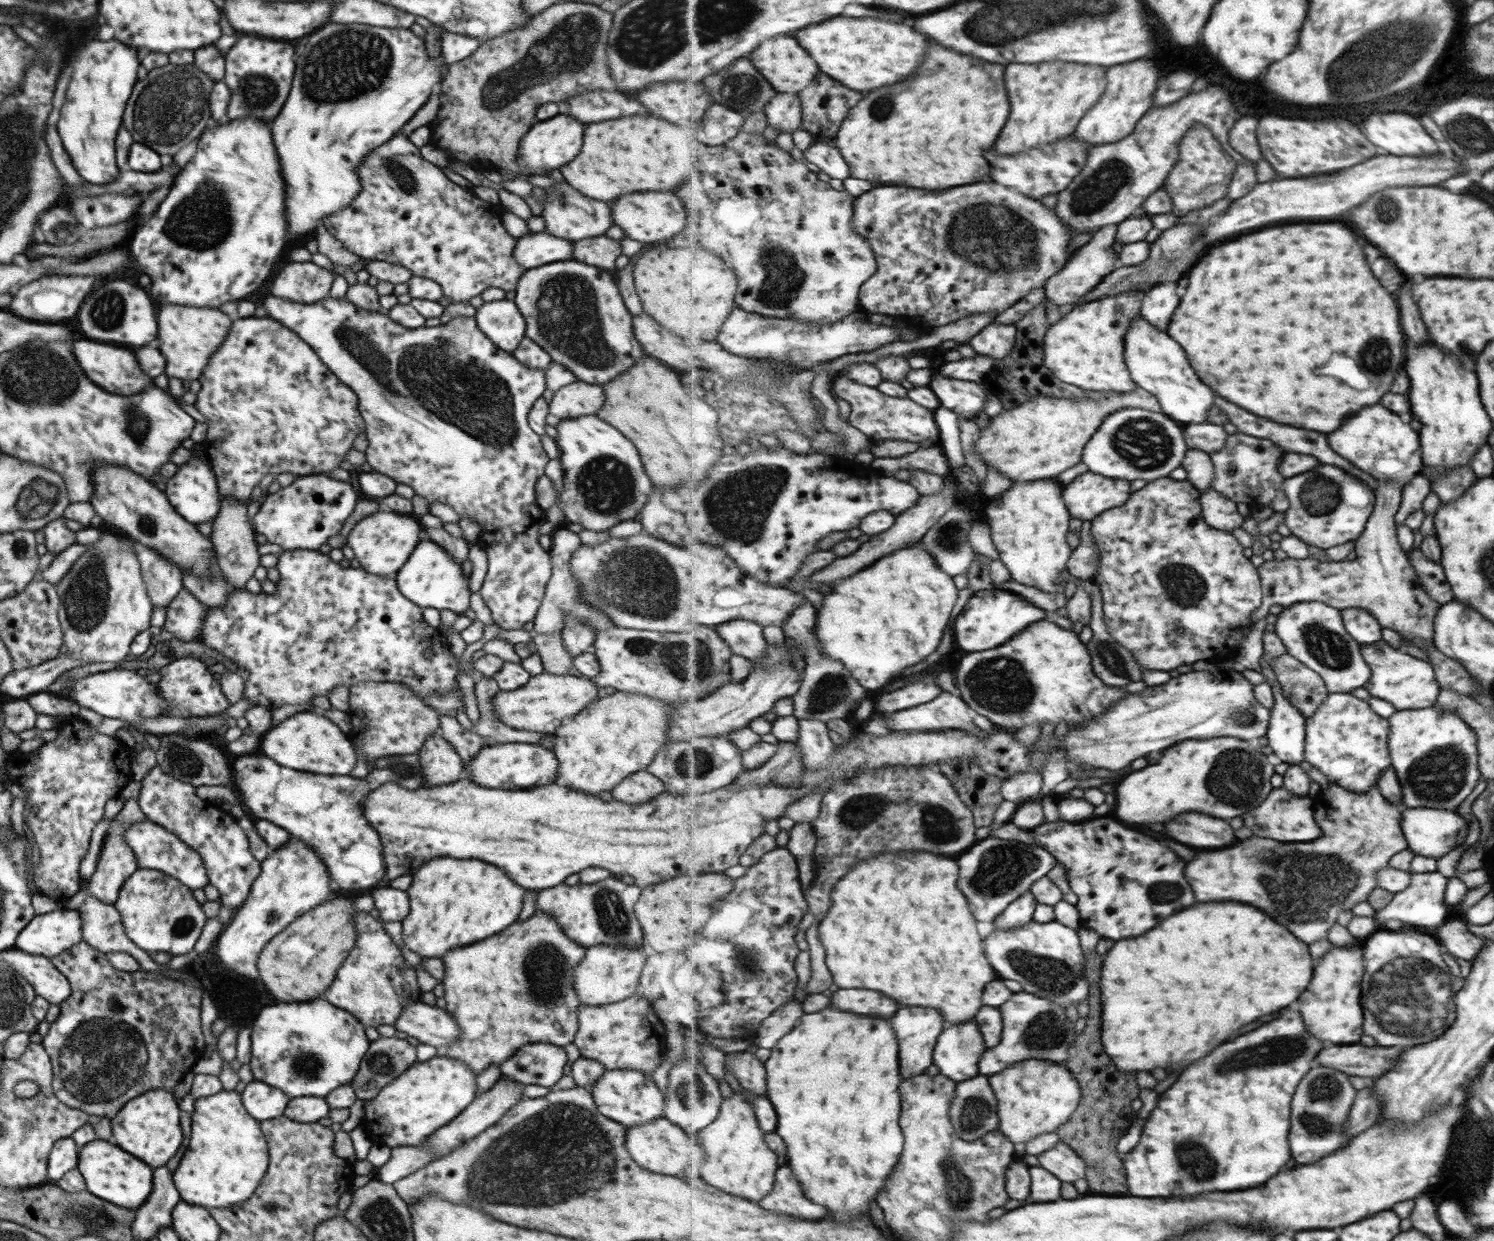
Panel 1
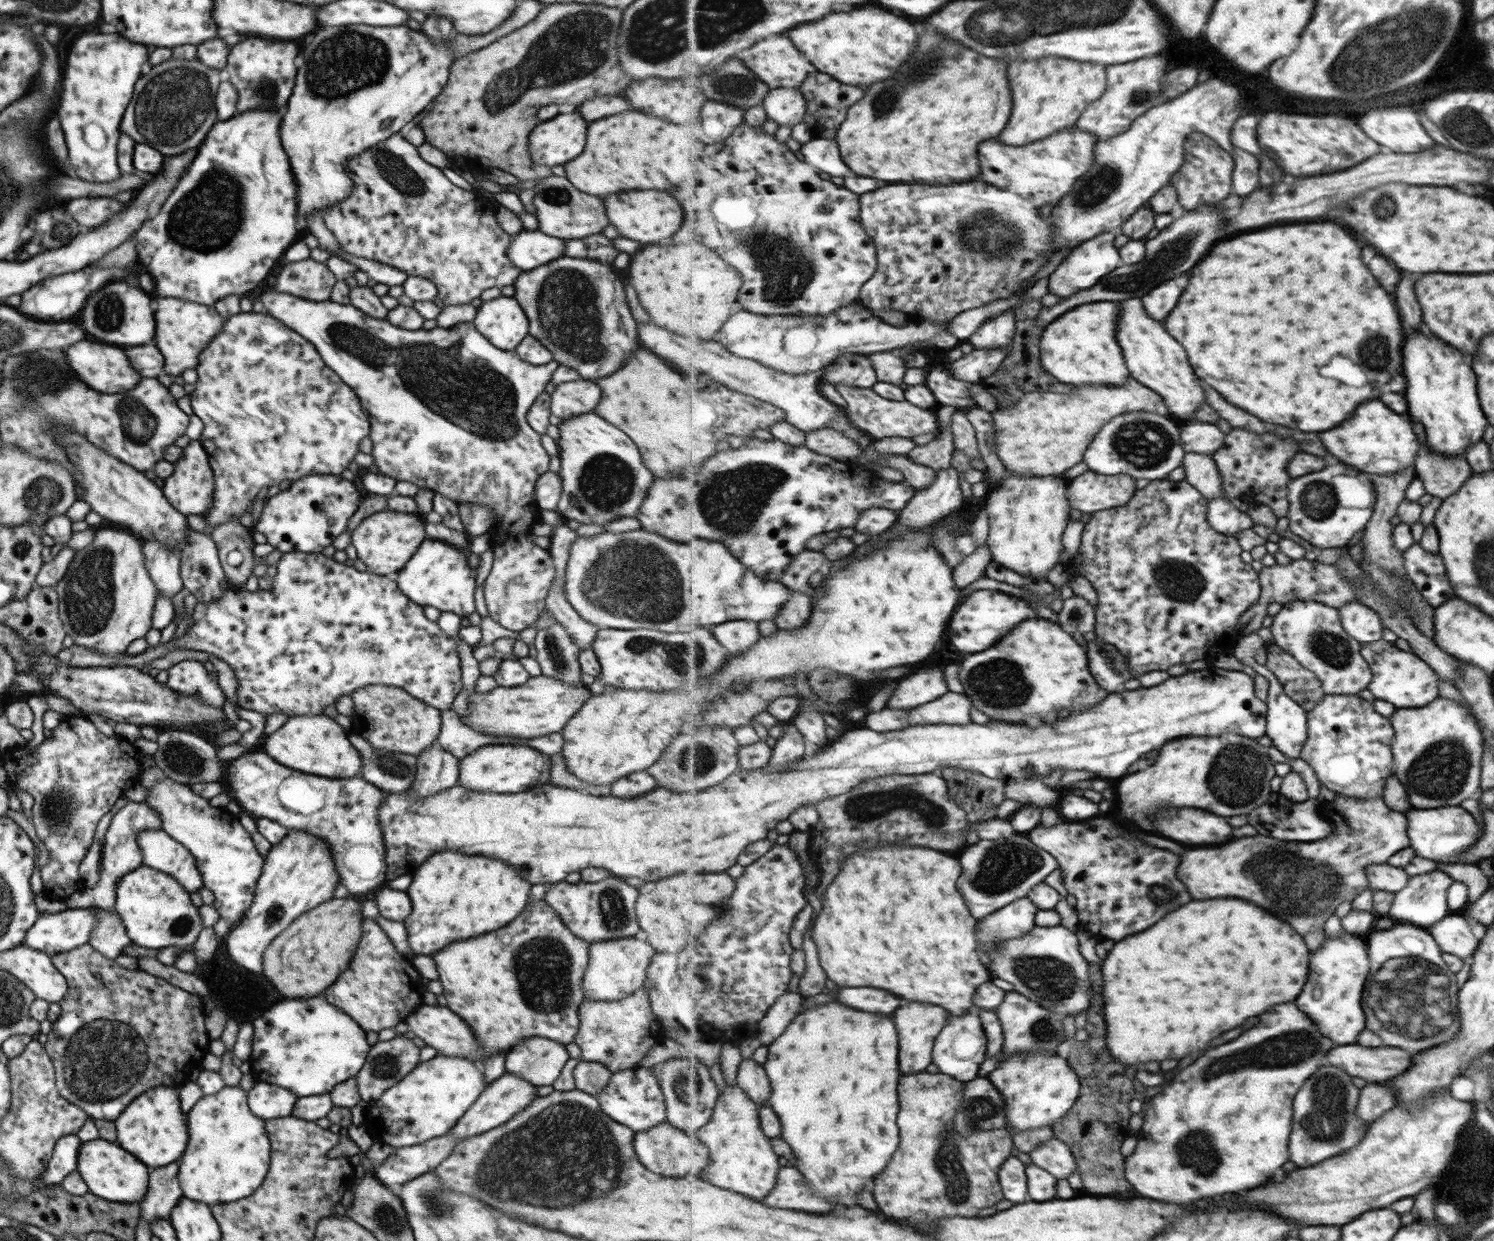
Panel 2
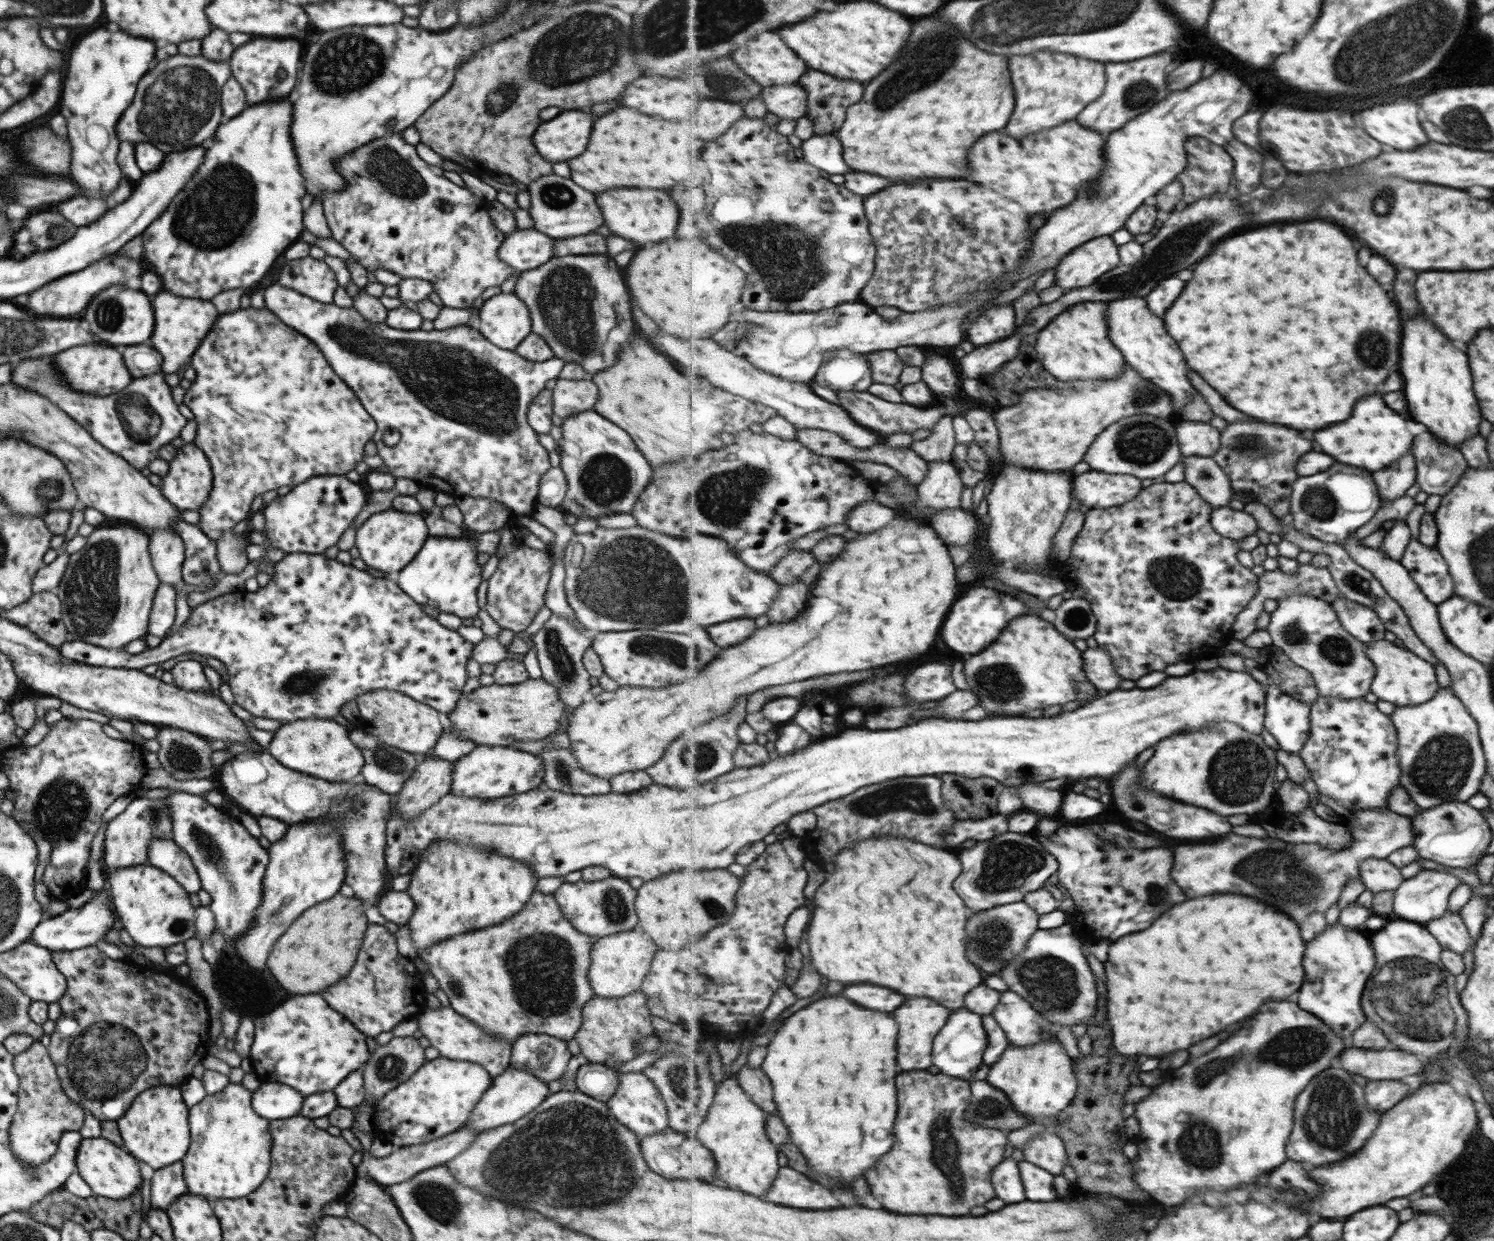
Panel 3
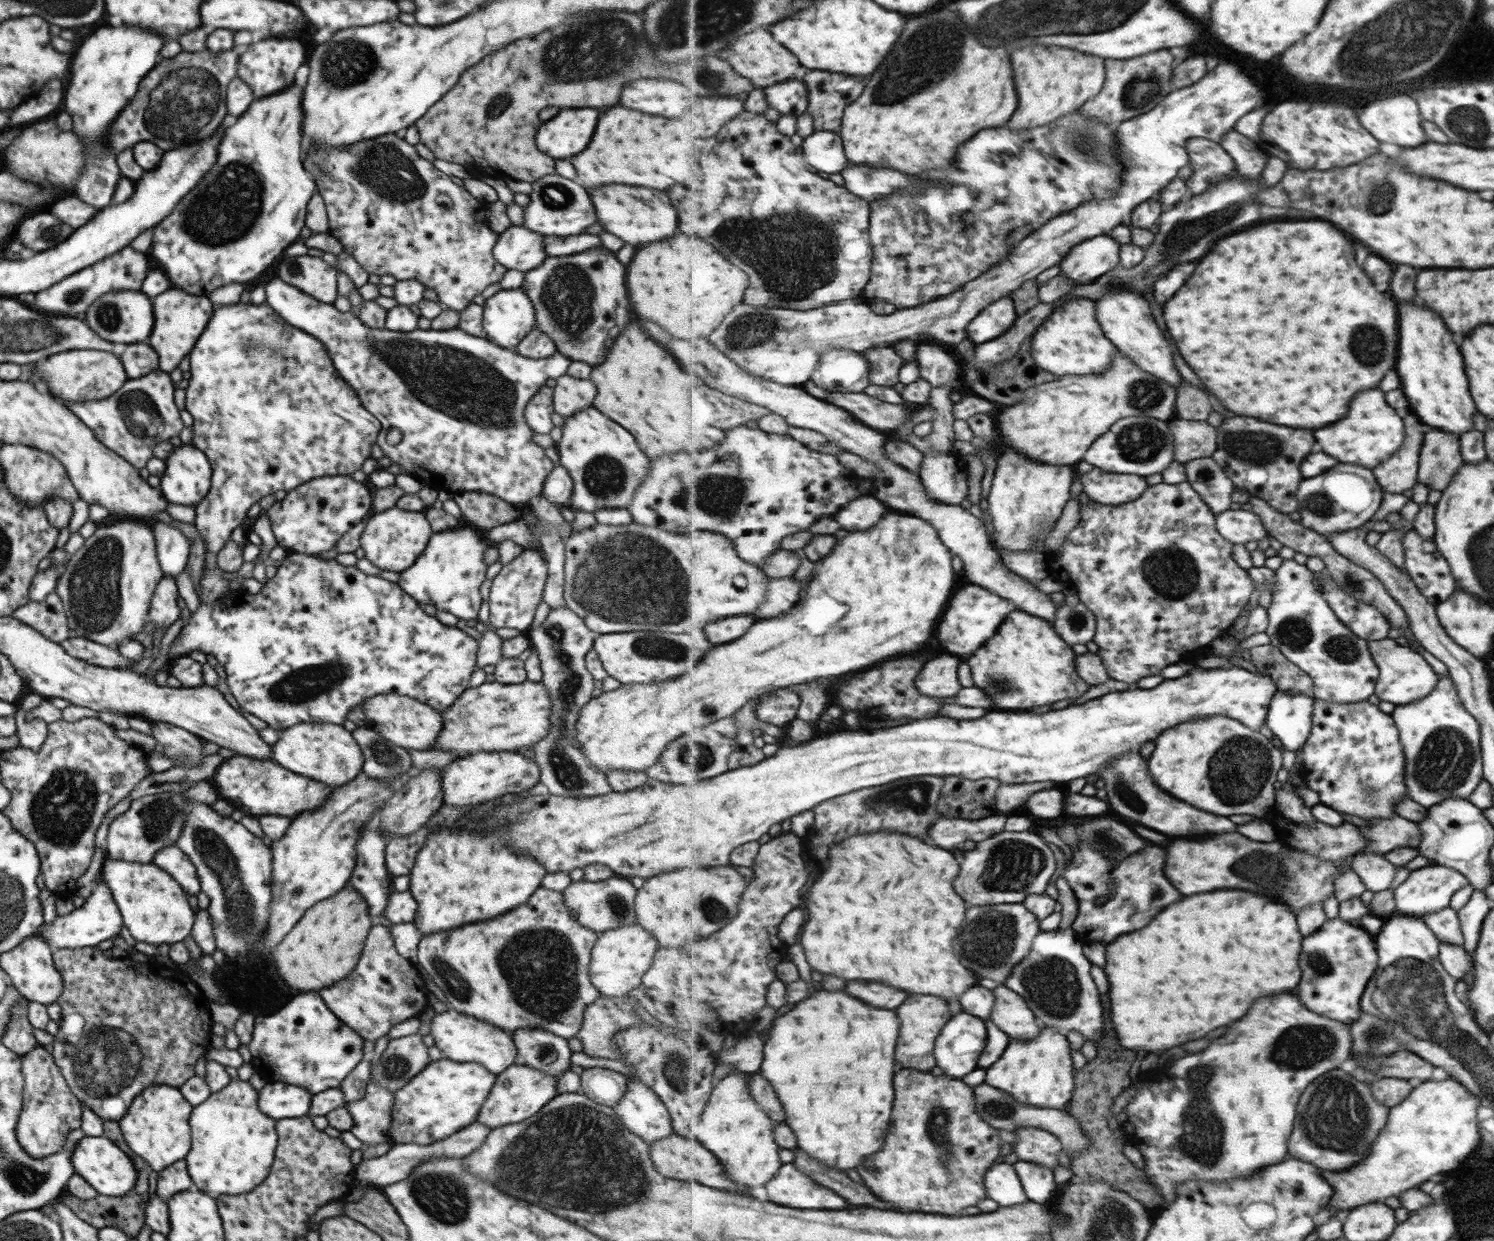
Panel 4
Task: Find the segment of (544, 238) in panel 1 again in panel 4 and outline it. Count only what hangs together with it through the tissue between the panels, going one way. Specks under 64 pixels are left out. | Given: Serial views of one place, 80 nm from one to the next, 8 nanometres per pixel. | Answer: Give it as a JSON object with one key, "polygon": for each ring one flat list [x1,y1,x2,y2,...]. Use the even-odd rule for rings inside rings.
{"polygon":[[509,225,499,233,492,255,506,270,525,273,545,260,544,249,543,238,539,234,533,234,521,226]]}

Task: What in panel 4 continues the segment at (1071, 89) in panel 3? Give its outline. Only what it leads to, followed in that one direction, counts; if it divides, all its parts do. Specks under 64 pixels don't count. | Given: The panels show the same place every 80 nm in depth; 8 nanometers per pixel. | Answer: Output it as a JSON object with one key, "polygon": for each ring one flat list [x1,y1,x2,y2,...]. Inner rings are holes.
{"polygon":[[1027,46,1013,52,1015,60,1015,80,1019,84,1019,112,1011,120,1009,128,1037,128,1051,124,1071,112,1081,110,1082,106,1102,91,1105,80,1106,62,1103,57,1089,56,1071,48,1045,48]]}

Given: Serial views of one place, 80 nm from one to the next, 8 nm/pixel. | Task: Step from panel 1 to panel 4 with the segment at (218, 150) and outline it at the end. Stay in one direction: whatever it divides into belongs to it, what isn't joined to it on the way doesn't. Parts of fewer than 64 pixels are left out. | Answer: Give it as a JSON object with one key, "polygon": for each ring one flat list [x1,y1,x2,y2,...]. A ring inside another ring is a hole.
{"polygon":[[291,84,289,88,254,98,236,122,225,127,215,164,199,183,179,201,171,215,153,227,153,237,147,251,149,257,169,278,173,288,185,288,195,296,207,296,211,290,229,282,251,282,292,243,297,242,304,226,307,201,313,197,316,185,302,165,302,92]]}

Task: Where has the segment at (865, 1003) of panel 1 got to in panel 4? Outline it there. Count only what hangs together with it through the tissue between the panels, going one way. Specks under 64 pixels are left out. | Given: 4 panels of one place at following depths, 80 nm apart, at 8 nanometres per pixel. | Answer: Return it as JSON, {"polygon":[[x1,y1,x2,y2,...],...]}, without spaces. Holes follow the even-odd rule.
{"polygon":[[849,982,847,992,851,996,859,996,861,1000,867,1000,867,1004,875,1004,877,1008,899,1008,907,1000,907,992,887,986,883,982,871,982,871,984,861,984,861,982]]}

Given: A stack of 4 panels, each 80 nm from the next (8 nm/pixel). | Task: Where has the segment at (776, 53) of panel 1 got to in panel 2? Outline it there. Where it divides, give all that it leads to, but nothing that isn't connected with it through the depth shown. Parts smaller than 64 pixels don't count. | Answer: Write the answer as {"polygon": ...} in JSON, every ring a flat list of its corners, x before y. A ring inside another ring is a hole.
{"polygon":[[771,36,750,49,741,51,741,59,771,89,799,89,817,68,785,36]]}

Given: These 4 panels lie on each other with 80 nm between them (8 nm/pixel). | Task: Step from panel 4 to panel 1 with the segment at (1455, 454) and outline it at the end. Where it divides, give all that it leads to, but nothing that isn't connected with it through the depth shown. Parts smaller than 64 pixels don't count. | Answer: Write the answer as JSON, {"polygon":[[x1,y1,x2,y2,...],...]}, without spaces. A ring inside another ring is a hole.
{"polygon":[[1469,466,1455,467,1451,472,1433,479,1429,490,1439,497,1441,503,1446,503,1448,500,1461,496,1475,479,1476,476]]}

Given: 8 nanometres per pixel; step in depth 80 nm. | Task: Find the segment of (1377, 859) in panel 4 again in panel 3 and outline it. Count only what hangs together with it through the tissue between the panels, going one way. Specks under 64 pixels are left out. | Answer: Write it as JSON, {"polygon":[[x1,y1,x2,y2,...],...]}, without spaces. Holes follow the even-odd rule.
{"polygon":[[1367,859,1359,864,1359,879,1372,893,1394,891,1403,880,1400,869,1385,859]]}

